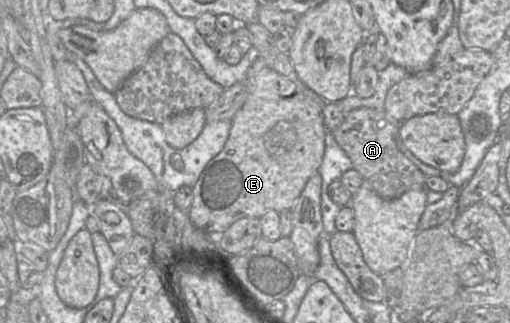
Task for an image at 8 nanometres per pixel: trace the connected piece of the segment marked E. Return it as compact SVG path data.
M257 57L254 60L248 71L248 76L245 82L247 85L247 99L231 119L232 126L227 141L221 152L208 162L197 182L193 186L193 202L188 210L188 216L195 227L208 234L224 233L231 224L241 218L260 219L269 210L274 210L278 213L283 210L291 210L307 181L318 172L324 155L326 128L324 126L322 115L322 100L314 91L303 85L303 91L301 90L301 92L298 93L297 85L287 77L269 68L262 57Z

